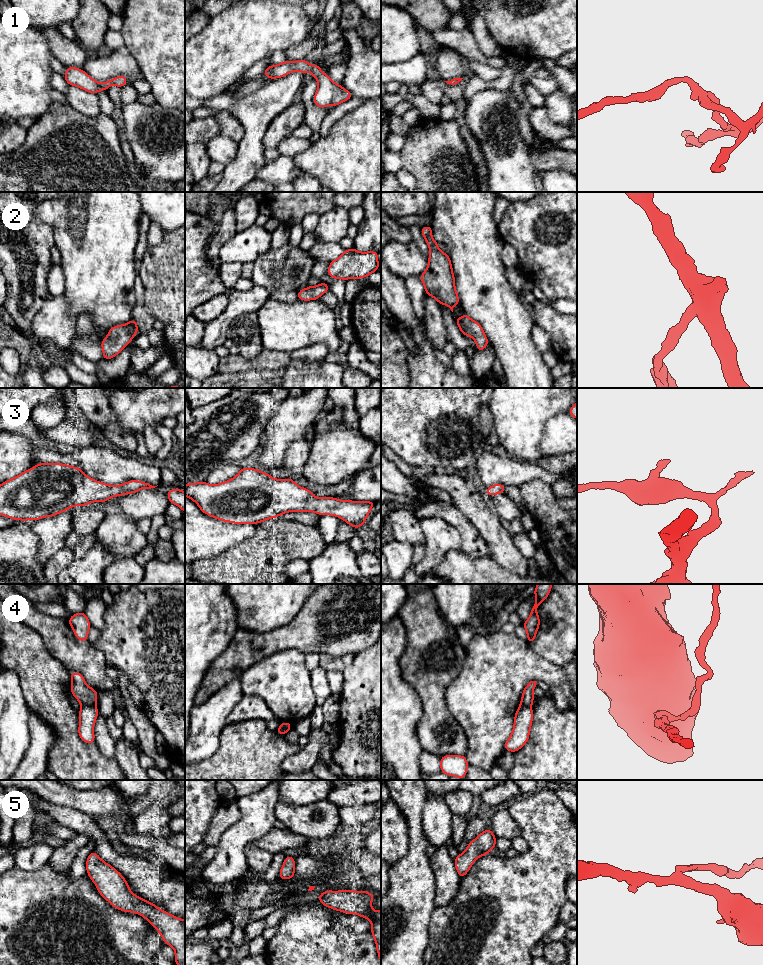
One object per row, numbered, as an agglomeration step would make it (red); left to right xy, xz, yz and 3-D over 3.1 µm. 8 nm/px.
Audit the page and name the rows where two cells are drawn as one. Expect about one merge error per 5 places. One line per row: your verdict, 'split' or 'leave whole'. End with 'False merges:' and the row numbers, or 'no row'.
1: leave whole
2: leave whole
3: leave whole
4: split
5: leave whole
False merges: 4

